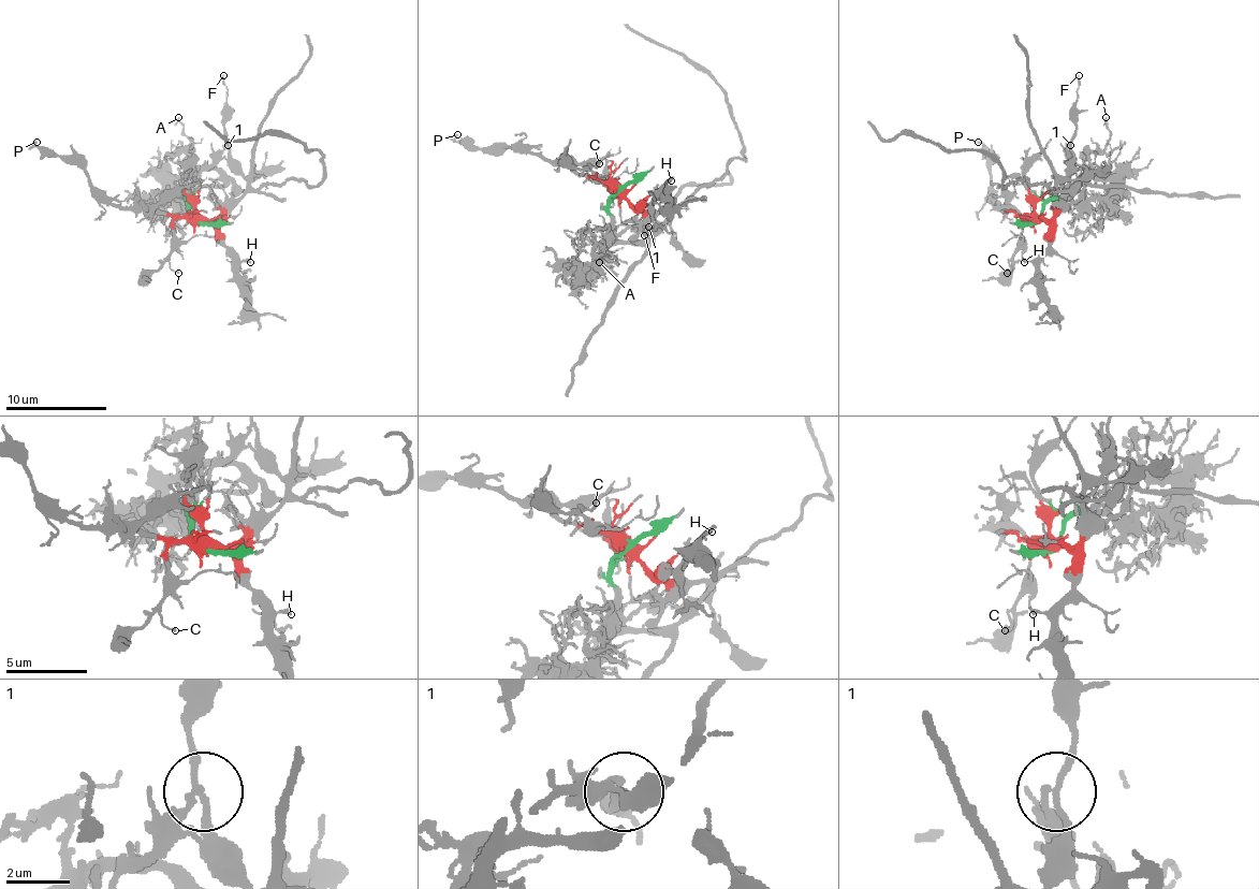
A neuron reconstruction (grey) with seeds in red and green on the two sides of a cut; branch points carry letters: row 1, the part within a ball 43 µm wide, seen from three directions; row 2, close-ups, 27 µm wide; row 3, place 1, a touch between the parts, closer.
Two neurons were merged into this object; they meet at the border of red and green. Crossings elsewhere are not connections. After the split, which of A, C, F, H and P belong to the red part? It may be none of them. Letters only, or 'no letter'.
C, F, H, P

